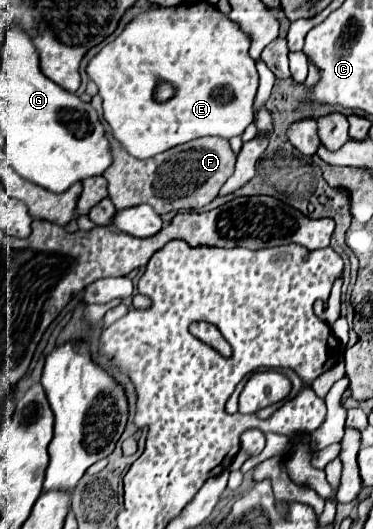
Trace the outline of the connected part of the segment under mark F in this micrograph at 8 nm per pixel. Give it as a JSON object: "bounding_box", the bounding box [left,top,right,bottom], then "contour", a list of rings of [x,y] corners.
{"bounding_box":[105,137,237,215],"contour":[[[201,137],[185,145],[177,145],[157,157],[139,161],[131,157],[119,141],[111,139],[113,167],[105,171],[109,183],[109,197],[117,209],[129,209],[135,205],[151,205],[159,215],[169,211],[199,211],[203,205],[211,203],[223,183],[235,171],[237,155],[231,151],[227,139]]]}

